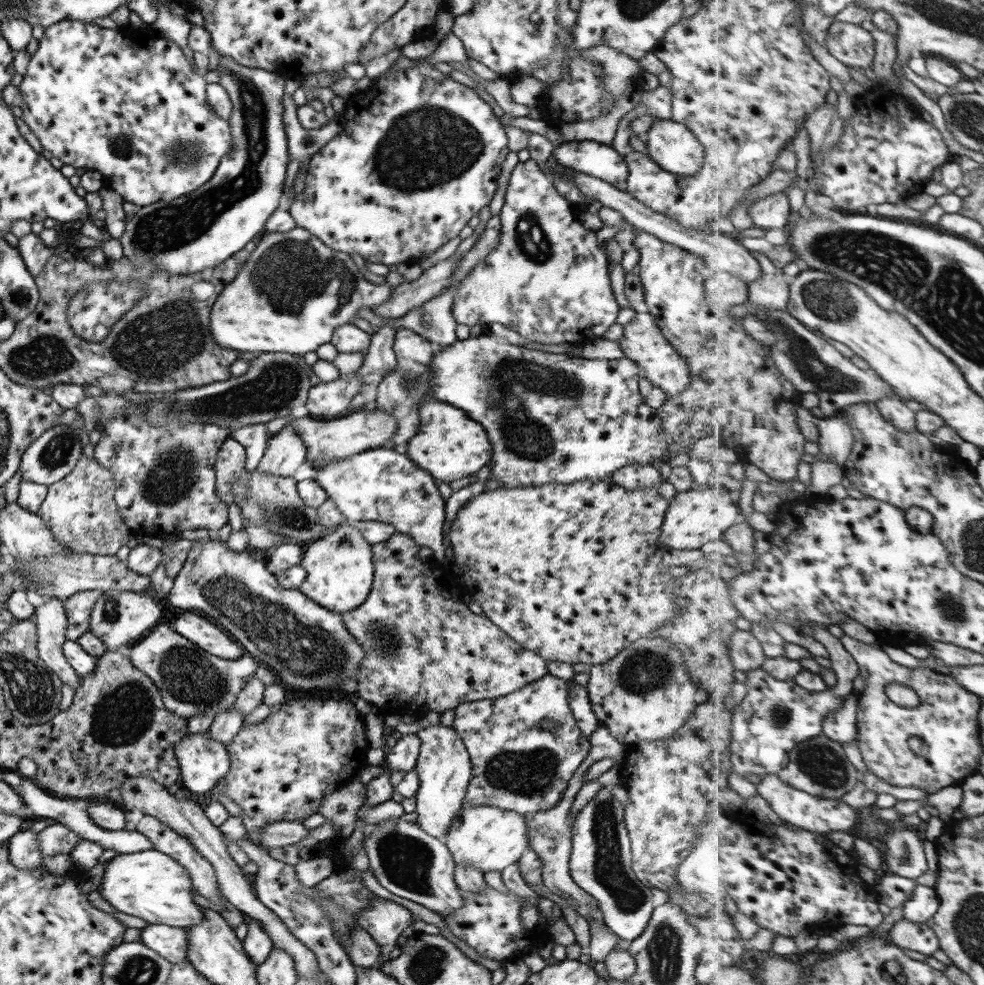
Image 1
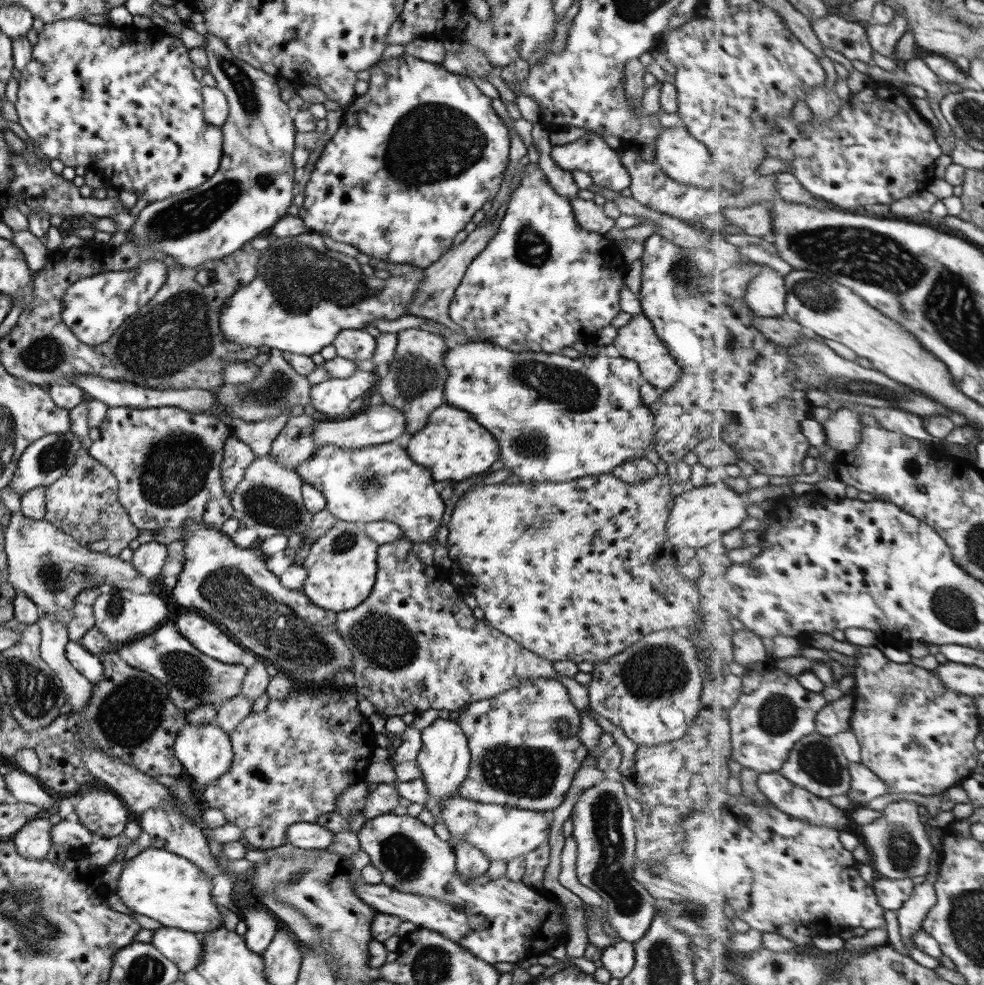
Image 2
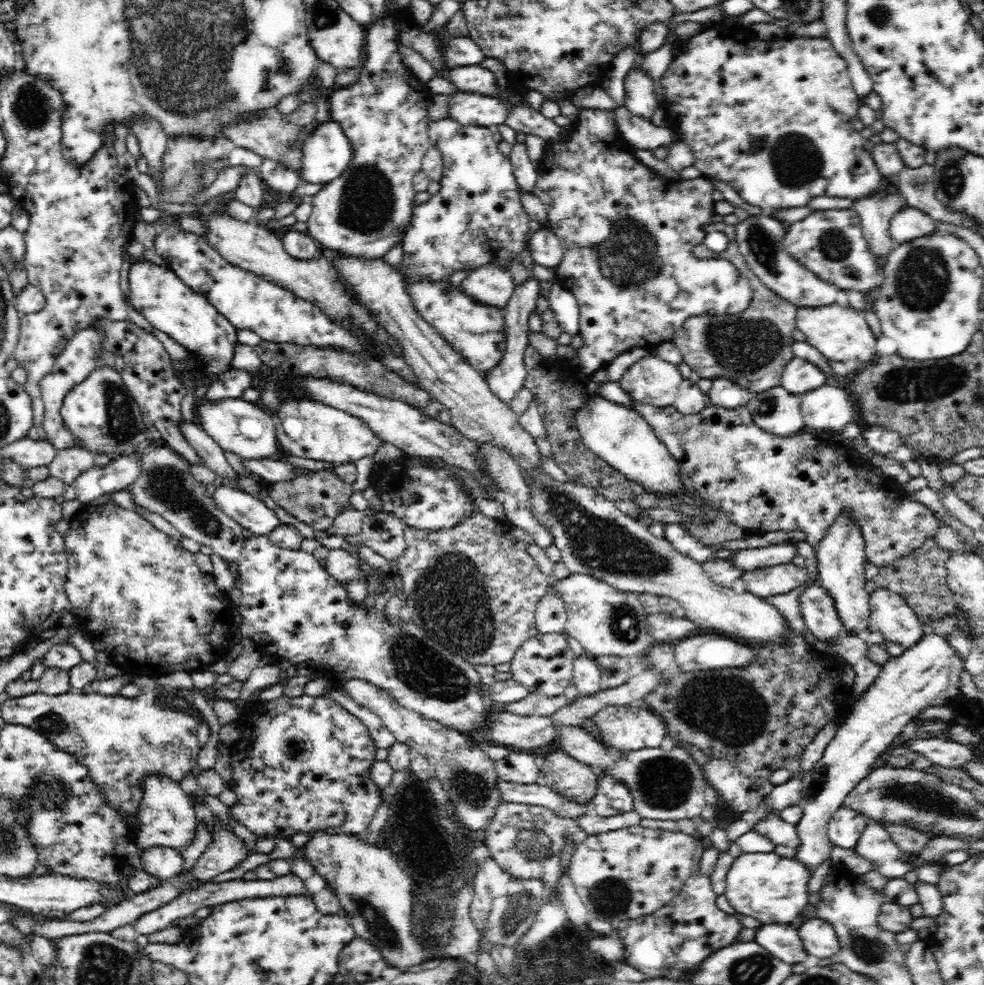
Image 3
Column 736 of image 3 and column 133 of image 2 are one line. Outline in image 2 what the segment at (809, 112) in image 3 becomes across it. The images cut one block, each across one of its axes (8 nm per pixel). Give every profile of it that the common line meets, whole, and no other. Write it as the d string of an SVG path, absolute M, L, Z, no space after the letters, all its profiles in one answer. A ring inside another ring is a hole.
M64 19L44 25L38 35L38 42L33 46L30 62L21 71L15 107L18 124L26 131L32 144L40 147L45 158L62 160L65 166L85 166L97 168L105 173L112 187L117 190L134 190L138 199L145 198L148 202L158 202L176 196L182 192L204 184L218 169L223 153L222 130L210 126L205 121L203 109L202 84L194 76L189 48L182 44L178 36L157 33L144 43L130 41L120 28L88 23L85 19Z

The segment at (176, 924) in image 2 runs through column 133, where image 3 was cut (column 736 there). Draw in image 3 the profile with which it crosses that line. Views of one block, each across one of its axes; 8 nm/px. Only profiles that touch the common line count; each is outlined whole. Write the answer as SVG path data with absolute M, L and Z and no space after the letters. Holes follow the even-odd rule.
M775 852L738 856L726 876L726 892L730 905L740 914L752 916L762 924L794 922L808 904L809 866L796 858L782 858Z

